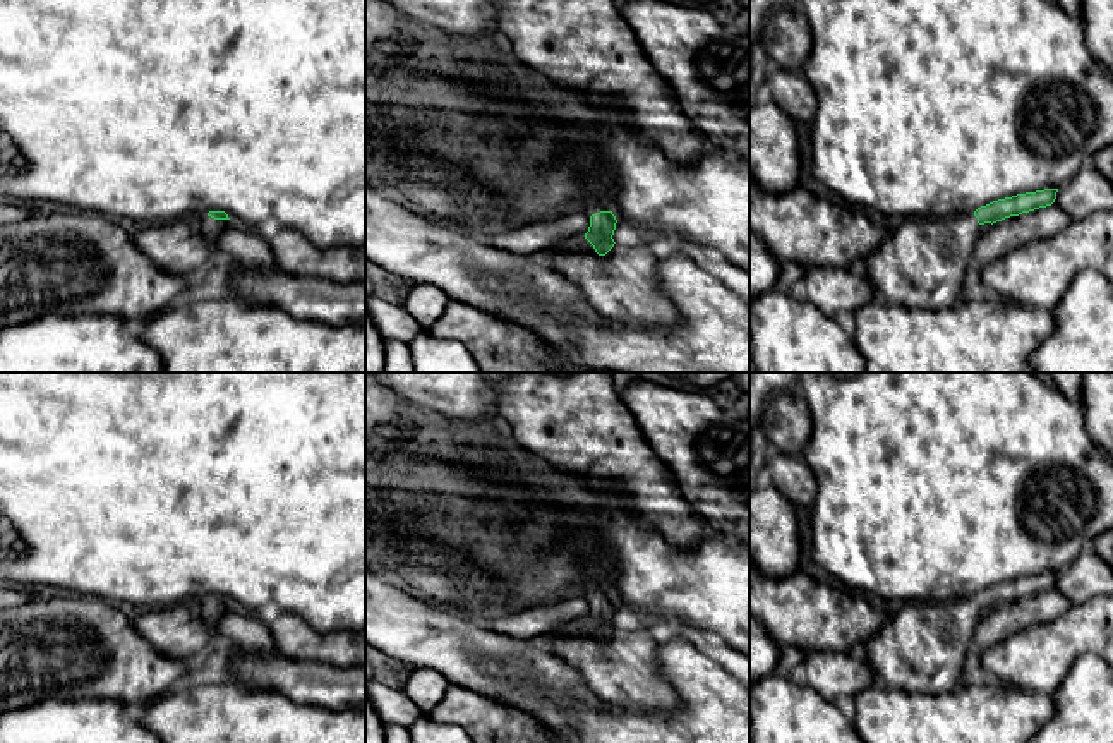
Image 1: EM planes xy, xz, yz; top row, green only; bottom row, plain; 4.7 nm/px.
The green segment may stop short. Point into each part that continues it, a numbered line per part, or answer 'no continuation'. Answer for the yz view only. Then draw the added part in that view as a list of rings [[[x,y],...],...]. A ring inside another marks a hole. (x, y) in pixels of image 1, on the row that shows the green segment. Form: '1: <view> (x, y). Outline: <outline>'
1: yz (921, 265). Outline: [[[974,214],[905,218],[866,257],[863,273],[887,304],[930,311],[952,307],[960,302],[979,233]]]

